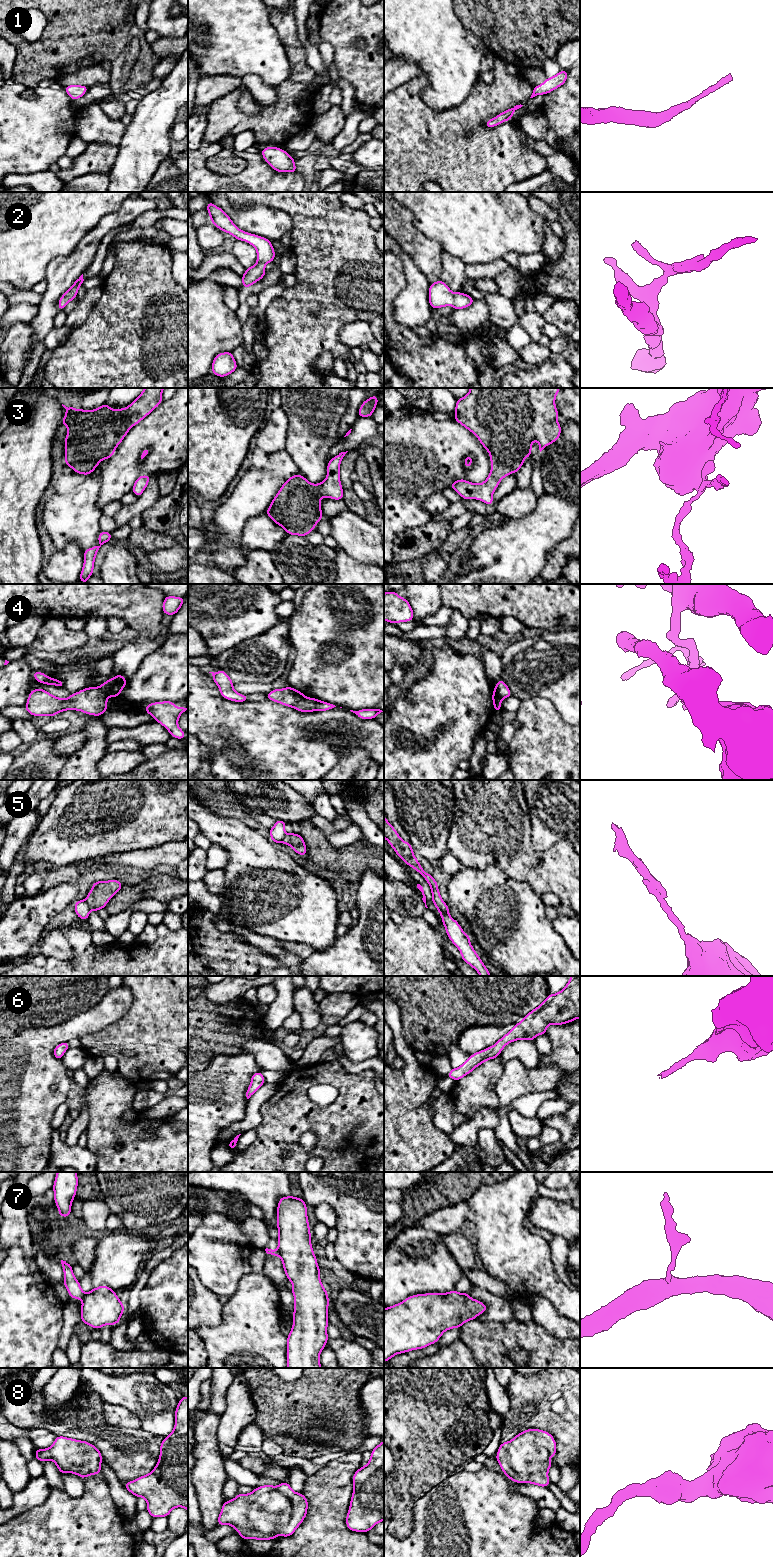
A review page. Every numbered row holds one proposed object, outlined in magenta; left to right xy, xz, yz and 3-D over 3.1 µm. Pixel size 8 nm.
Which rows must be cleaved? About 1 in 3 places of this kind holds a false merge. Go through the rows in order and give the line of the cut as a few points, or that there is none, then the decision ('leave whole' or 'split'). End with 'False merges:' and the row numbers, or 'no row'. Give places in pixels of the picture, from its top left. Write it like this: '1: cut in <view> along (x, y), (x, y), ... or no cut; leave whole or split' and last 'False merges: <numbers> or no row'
1: no cut; leave whole
2: no cut; leave whole
3: no cut; leave whole
4: cut in xz along (304, 696), (294, 707); split
5: cut in yz along (432, 896), (435, 904), (440, 909), (448, 912); split
6: no cut; leave whole
7: cut in xz along (277, 1249), (279, 1255); split
8: no cut; leave whole
False merges: 4, 5, 7

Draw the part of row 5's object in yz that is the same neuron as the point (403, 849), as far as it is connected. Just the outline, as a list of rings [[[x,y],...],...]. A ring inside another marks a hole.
[[[384,815],[384,838],[389,842],[396,854],[410,867],[414,868],[421,874],[430,885],[432,897],[438,908],[444,912],[449,912],[448,905],[442,900],[438,890],[438,883],[431,874],[426,873],[421,867],[419,861],[416,859],[412,846],[409,842],[401,839],[398,832],[387,821]]]

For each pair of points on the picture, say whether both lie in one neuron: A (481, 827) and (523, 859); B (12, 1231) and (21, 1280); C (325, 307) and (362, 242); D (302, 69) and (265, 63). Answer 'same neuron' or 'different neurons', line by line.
A: same neuron
B: different neurons
C: same neuron
D: different neurons

